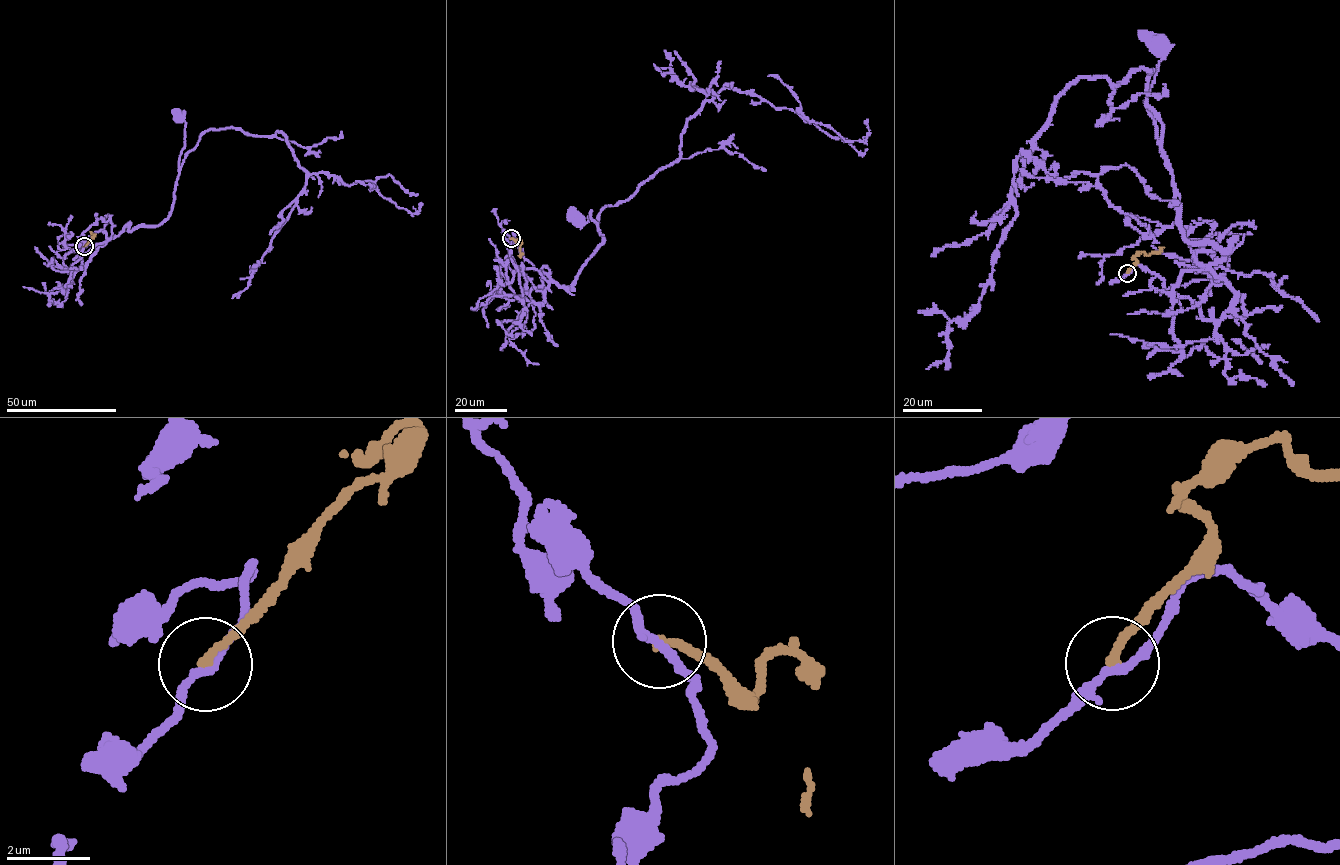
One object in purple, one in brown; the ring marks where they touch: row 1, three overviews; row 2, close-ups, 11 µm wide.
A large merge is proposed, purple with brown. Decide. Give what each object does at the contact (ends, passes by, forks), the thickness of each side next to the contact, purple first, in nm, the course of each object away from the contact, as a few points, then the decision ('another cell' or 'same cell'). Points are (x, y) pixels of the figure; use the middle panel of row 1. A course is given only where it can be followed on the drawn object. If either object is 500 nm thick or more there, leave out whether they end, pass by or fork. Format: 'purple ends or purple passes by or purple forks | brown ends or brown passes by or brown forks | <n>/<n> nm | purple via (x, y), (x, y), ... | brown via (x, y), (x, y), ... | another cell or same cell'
purple forks | brown ends | 150/200 nm | purple via (511, 238), (501, 272), (517, 297), (543, 272), (572, 290), (603, 241), (591, 211), (579, 220) | brown via (511, 238), (521, 242), (520, 257) | another cell

